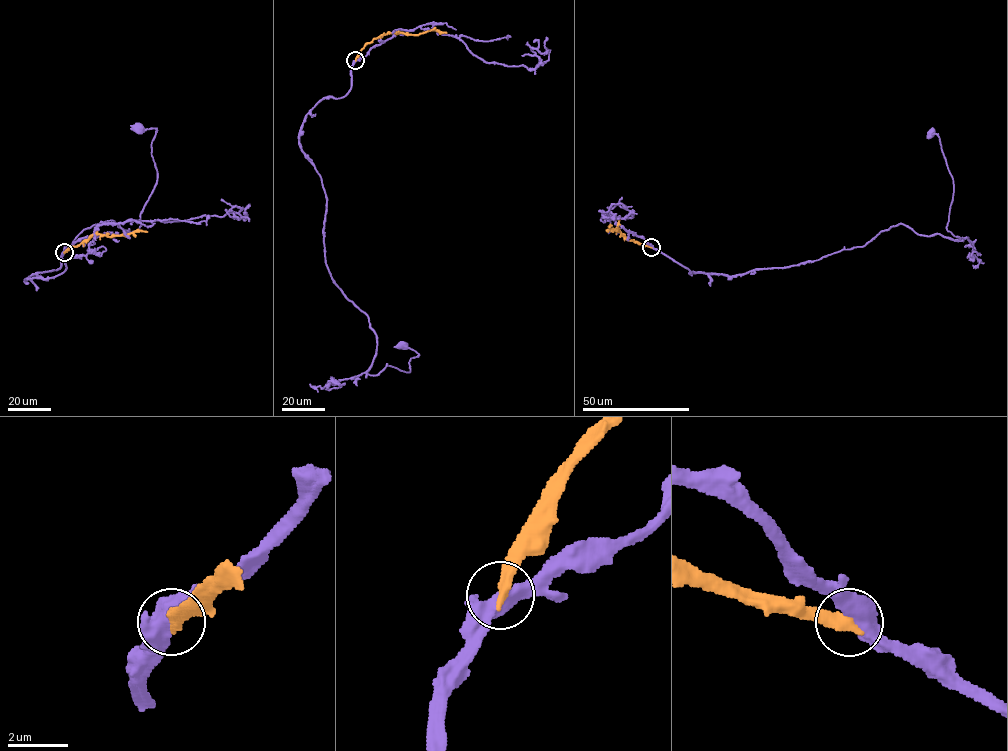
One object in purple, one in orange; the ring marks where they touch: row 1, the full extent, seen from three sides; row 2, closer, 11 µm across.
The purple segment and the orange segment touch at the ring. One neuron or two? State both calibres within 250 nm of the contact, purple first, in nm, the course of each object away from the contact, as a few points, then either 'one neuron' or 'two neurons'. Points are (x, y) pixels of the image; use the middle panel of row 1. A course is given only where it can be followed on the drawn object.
420 nm thick on the purple side, 400 nm on the other; purple runs (355, 60), (299, 143), (326, 266), (376, 336), (367, 373), (409, 372), (404, 346); orange runs (355, 60), (366, 44), (392, 32), (419, 35), (430, 30), (446, 33); two neurons

